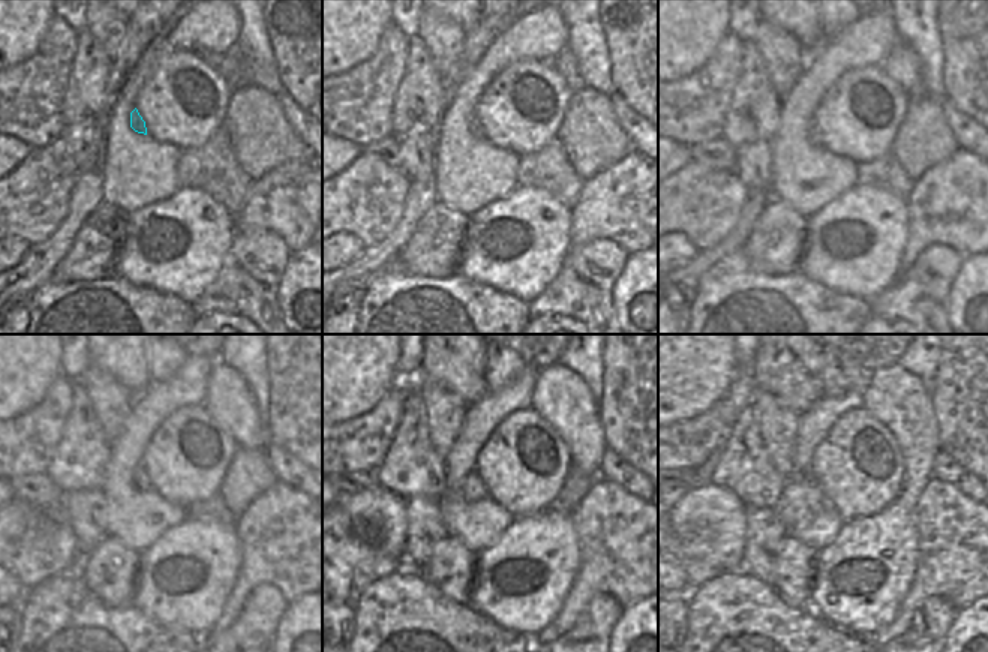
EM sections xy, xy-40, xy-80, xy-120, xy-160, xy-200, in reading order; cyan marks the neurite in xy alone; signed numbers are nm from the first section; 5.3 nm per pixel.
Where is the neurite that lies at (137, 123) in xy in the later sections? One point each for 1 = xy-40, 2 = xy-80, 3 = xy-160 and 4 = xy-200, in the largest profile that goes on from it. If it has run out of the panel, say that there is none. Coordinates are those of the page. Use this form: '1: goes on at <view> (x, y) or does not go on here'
1: goes on at xy-40 (474, 126)
2: goes on at xy-80 (813, 135)
3: goes on at xy-160 (473, 489)
4: goes on at xy-200 (801, 499)

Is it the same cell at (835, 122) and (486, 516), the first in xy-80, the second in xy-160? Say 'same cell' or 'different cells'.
different cells

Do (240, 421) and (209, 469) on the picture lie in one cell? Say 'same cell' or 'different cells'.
different cells

